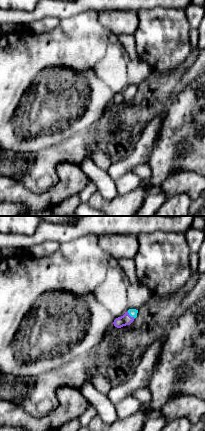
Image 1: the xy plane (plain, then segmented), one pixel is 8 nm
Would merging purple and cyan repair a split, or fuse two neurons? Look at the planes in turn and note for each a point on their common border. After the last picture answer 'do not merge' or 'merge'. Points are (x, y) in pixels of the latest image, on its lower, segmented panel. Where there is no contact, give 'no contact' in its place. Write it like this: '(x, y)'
(129, 315)

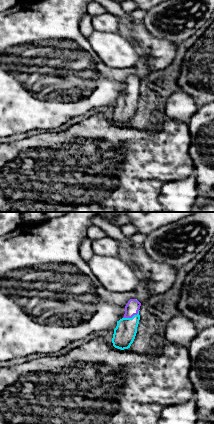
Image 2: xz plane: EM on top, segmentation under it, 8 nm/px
(131, 317)

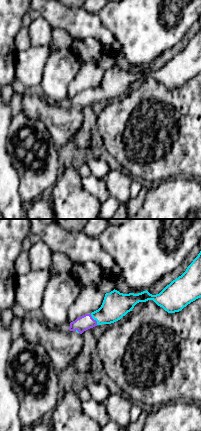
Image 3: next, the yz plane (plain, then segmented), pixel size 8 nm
(93, 319)

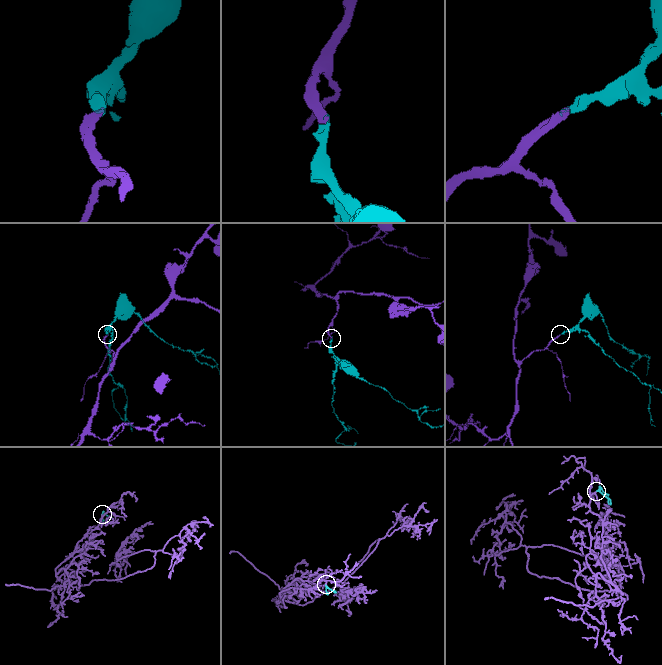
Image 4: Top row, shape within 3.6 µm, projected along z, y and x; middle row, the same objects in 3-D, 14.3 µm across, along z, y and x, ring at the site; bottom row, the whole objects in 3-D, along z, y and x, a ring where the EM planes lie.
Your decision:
merge

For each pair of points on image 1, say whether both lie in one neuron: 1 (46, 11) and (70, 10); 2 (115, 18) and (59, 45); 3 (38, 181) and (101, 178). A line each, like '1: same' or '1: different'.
1: same
2: different
3: different

